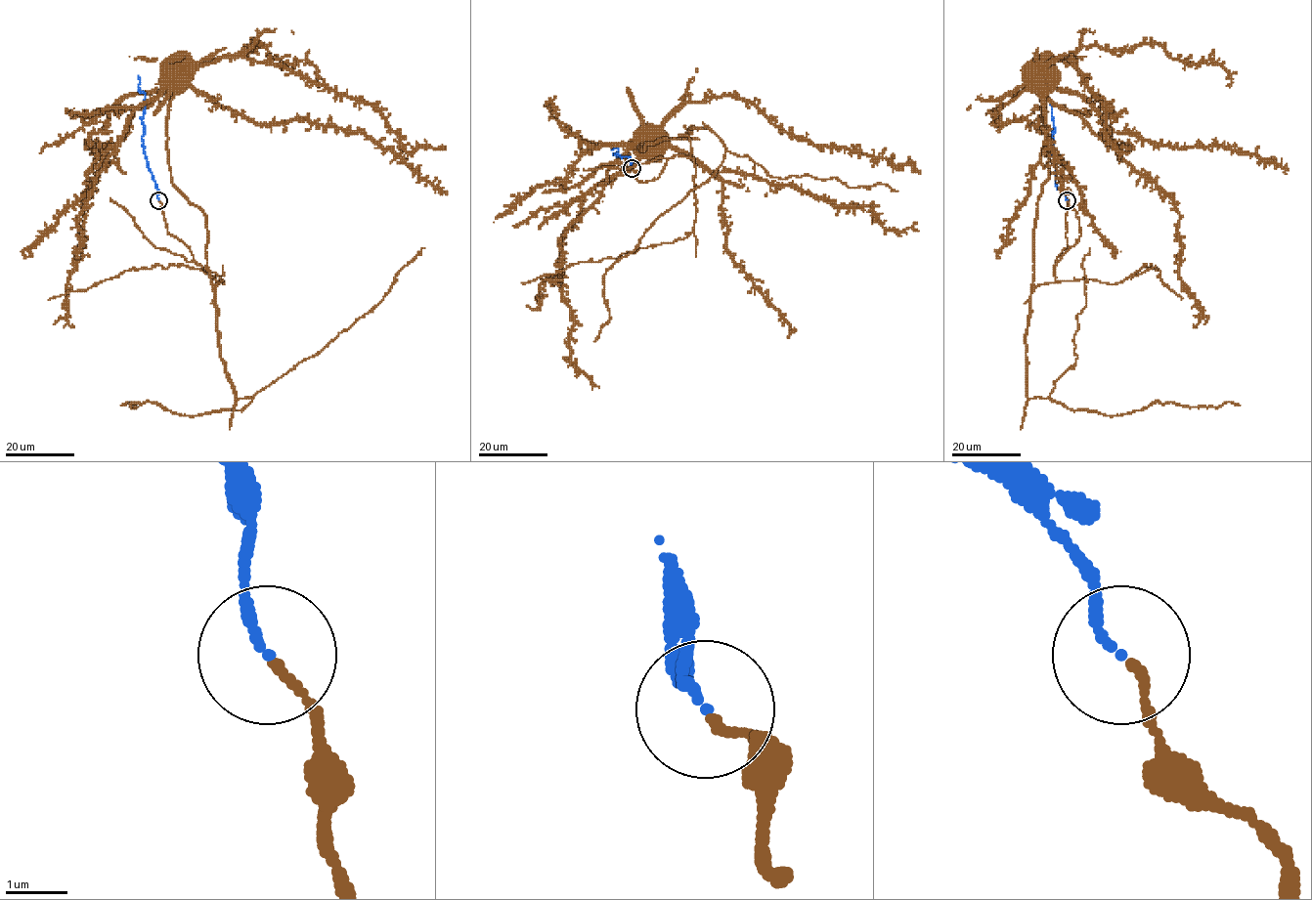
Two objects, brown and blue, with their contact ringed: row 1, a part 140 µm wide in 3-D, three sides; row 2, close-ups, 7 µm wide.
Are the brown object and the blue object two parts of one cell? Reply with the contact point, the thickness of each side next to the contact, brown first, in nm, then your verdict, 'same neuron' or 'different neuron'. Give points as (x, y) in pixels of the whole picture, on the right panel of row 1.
at (1067, 200); 140 nm thick on the brown side, 150 nm on the other; same neuron

